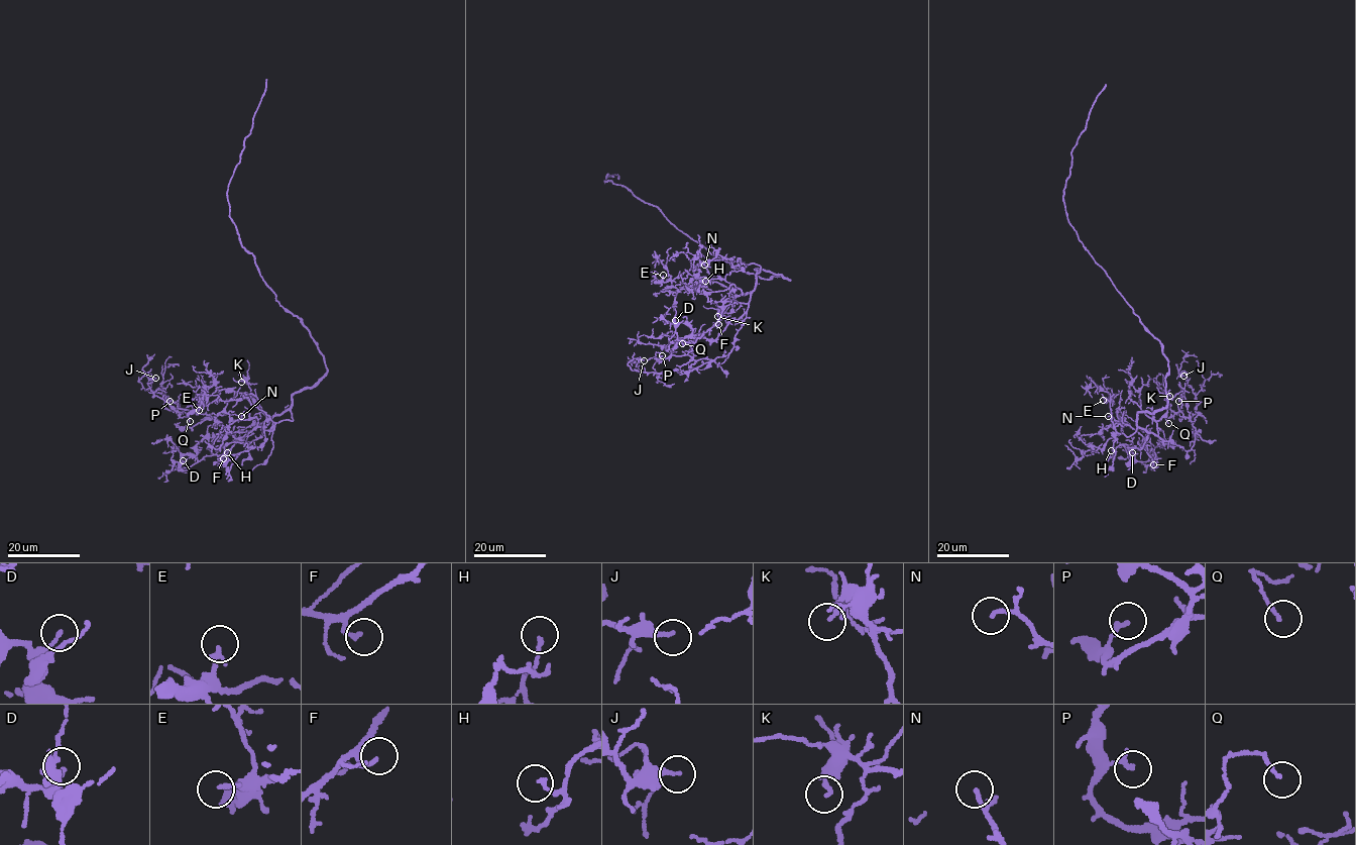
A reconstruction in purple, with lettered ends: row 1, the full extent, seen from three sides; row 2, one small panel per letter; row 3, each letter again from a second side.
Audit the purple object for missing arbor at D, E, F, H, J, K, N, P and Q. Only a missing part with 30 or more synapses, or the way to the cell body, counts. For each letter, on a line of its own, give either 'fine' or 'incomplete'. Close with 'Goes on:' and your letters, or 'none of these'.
D: fine
E: fine
F: fine
H: fine
J: fine
K: fine
N: incomplete
P: fine
Q: fine
Goes on: N

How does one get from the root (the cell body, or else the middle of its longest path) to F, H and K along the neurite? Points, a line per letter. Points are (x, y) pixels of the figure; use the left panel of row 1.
F: (311, 337), (327, 370), (323, 377), (317, 385), (295, 393), (288, 409), (238, 440), (220, 455), (223, 458)
H: (311, 337), (327, 370), (323, 377), (295, 393), (292, 405), (263, 428), (262, 437), (225, 443), (227, 452)
K: (311, 337), (327, 372), (317, 385), (295, 393), (287, 410), (268, 417), (255, 404), (248, 384), (241, 382)

